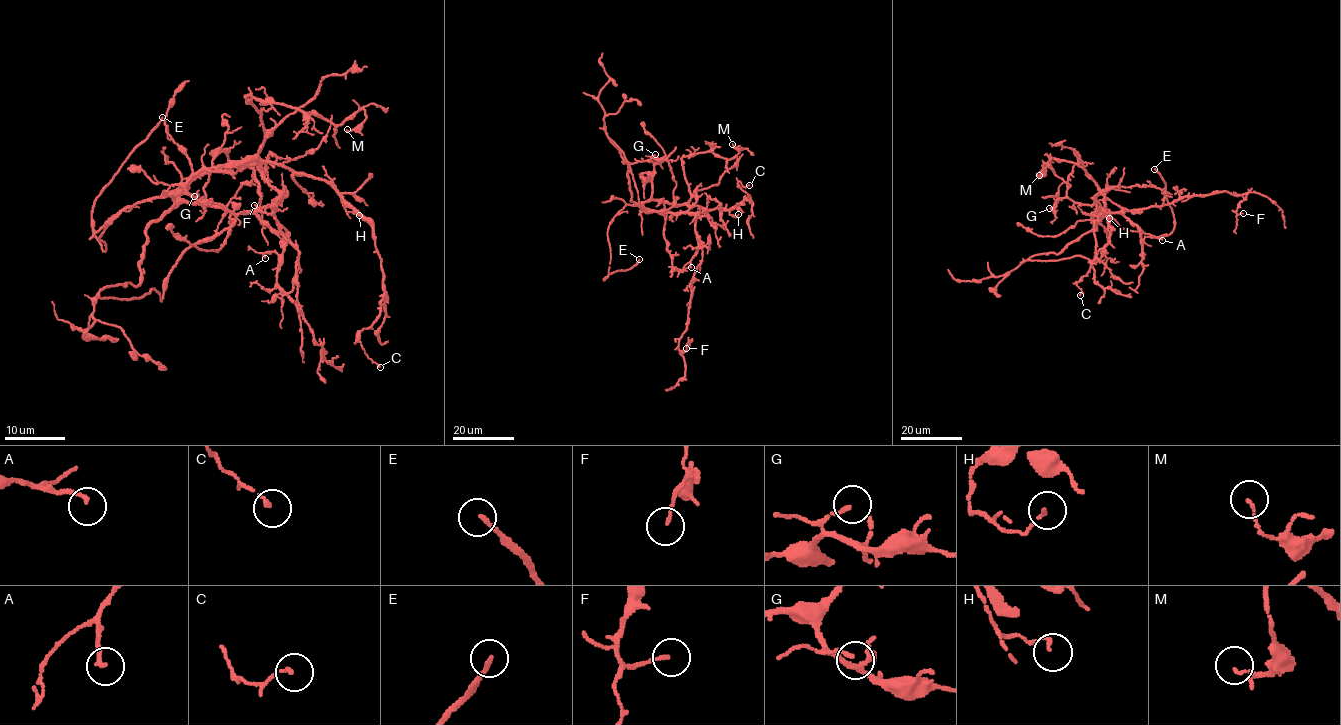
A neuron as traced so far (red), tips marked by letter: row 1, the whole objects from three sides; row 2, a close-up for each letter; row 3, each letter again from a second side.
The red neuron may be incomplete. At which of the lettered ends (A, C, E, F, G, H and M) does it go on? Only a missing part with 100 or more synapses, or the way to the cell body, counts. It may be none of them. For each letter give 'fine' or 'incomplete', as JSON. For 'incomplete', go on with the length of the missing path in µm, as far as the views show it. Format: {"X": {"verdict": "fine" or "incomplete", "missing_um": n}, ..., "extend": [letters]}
{"A": {"verdict": "fine"}, "C": {"verdict": "fine"}, "E": {"verdict": "incomplete", "missing_um": 80}, "F": {"verdict": "fine"}, "G": {"verdict": "fine"}, "H": {"verdict": "fine"}, "M": {"verdict": "fine"}, "extend": ["E"]}

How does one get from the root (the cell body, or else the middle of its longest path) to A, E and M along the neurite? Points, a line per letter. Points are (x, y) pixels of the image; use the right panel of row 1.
A: (1081, 237), (1105, 212), (1108, 218), (1111, 213), (1127, 217), (1139, 228), (1142, 238), (1162, 240)
E: (1081, 237), (1102, 218), (1101, 208), (1124, 228), (1167, 235), (1174, 214), (1164, 181), (1154, 169)
M: (1081, 237), (1103, 215), (1094, 180), (1053, 158), (1046, 166), (1054, 172), (1044, 164), (1039, 175)

